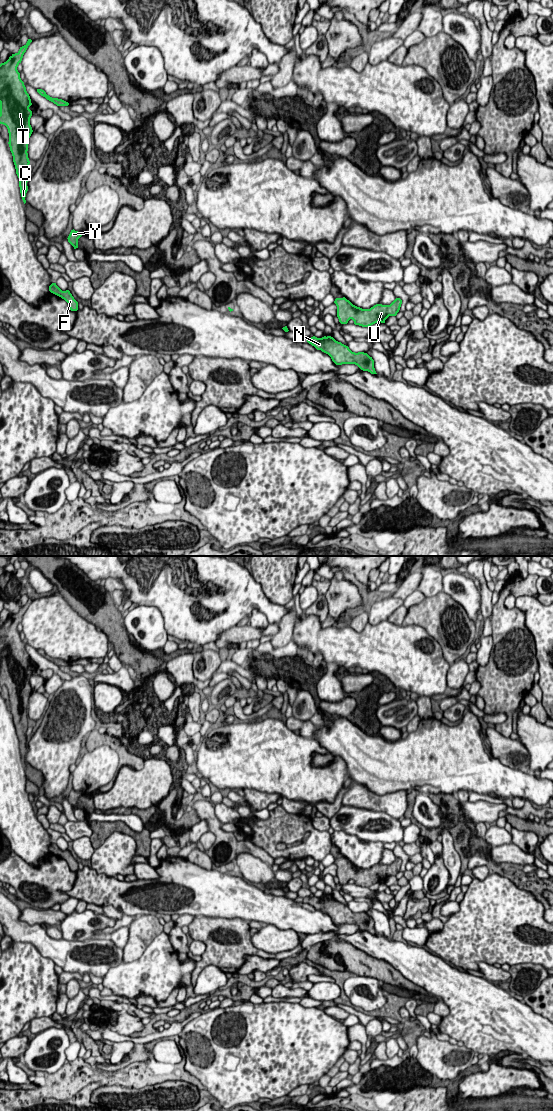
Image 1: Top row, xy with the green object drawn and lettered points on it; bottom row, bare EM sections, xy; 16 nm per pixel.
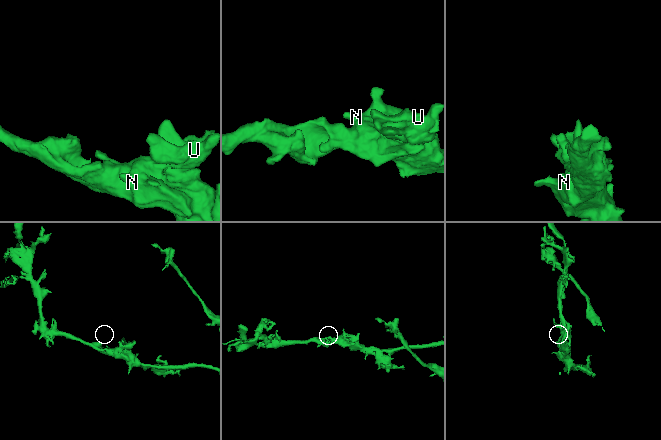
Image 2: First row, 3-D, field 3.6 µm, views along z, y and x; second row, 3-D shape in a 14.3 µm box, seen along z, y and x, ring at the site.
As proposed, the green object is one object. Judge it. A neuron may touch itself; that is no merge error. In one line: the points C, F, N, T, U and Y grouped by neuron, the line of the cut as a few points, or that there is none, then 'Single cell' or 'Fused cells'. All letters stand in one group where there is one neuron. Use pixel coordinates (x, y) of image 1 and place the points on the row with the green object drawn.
Groups: C F N T U Y. No split. Single cell

